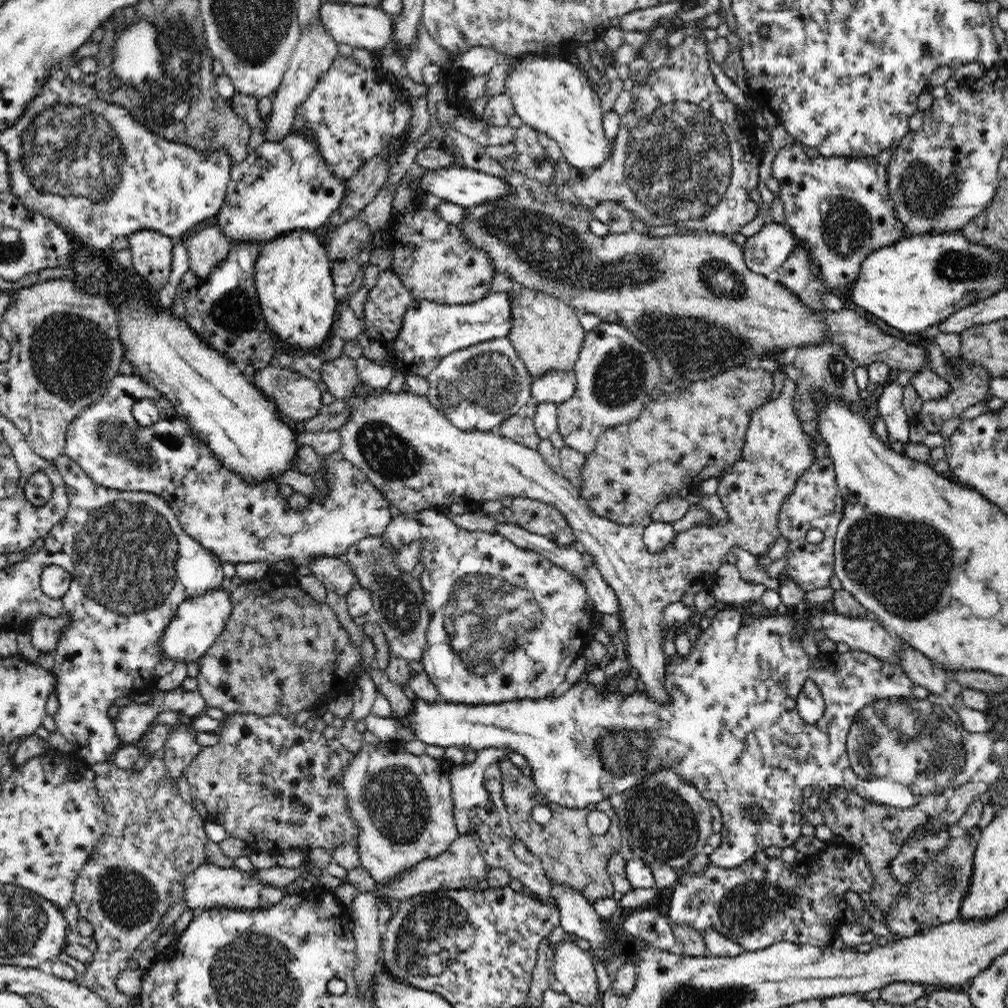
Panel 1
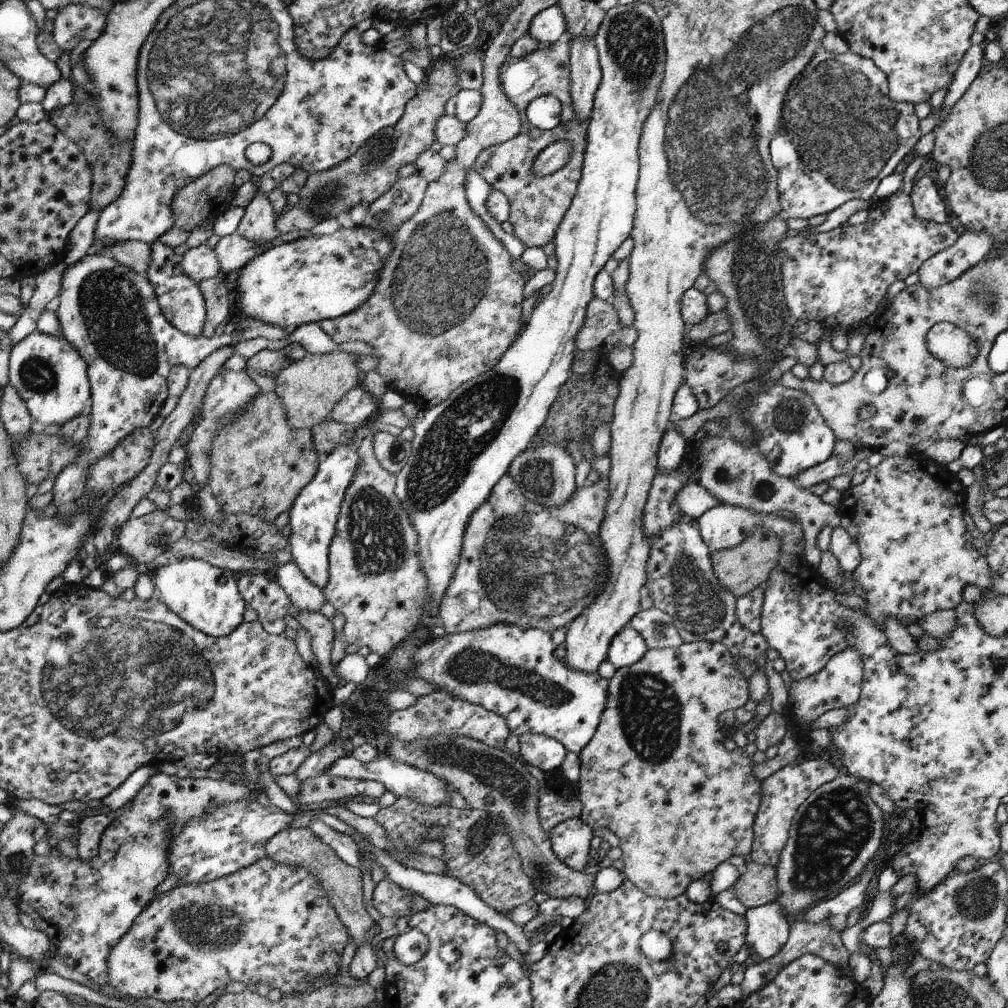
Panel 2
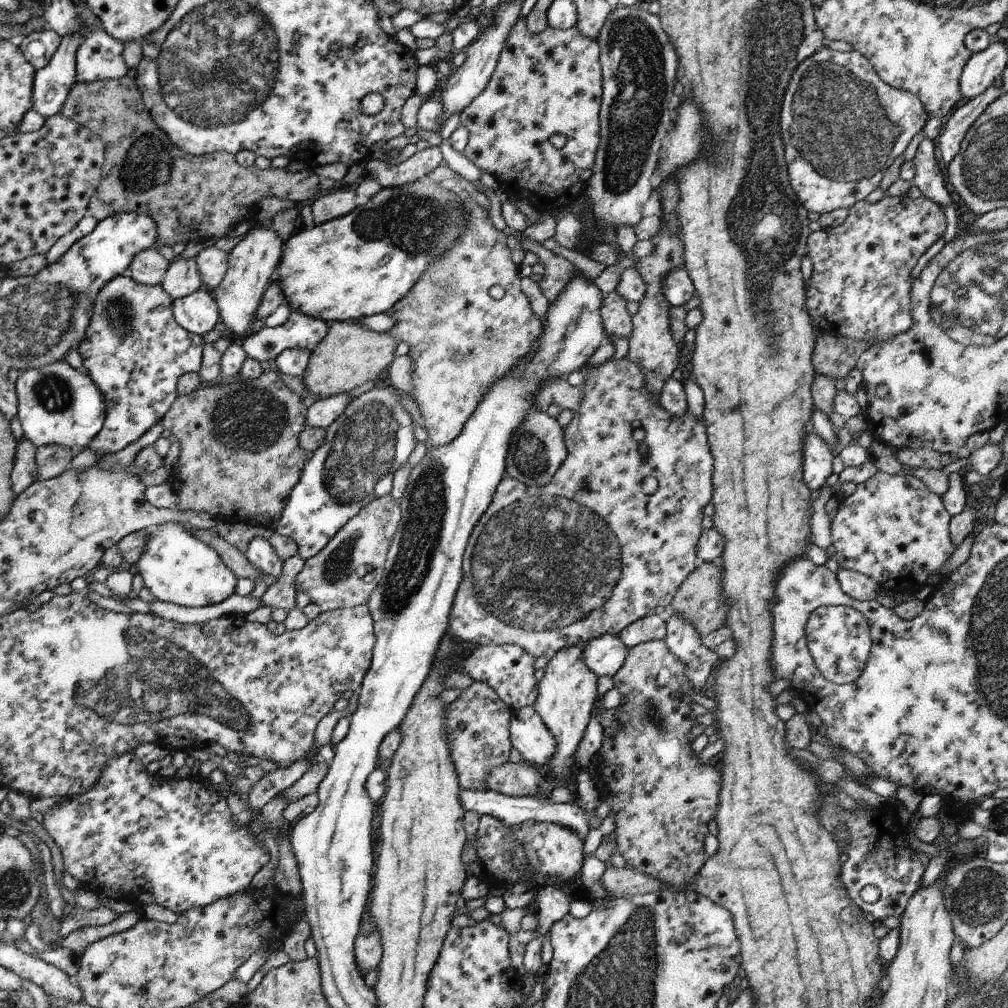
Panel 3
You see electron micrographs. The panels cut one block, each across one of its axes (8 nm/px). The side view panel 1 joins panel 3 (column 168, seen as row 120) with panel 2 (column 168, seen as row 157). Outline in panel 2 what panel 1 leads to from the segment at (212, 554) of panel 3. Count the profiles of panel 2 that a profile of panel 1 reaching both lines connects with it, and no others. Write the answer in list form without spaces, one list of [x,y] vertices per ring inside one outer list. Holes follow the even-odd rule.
[[[185,558],[151,572],[154,593],[179,617],[212,638],[231,635],[244,622],[247,603],[239,590],[238,575],[202,559]]]

